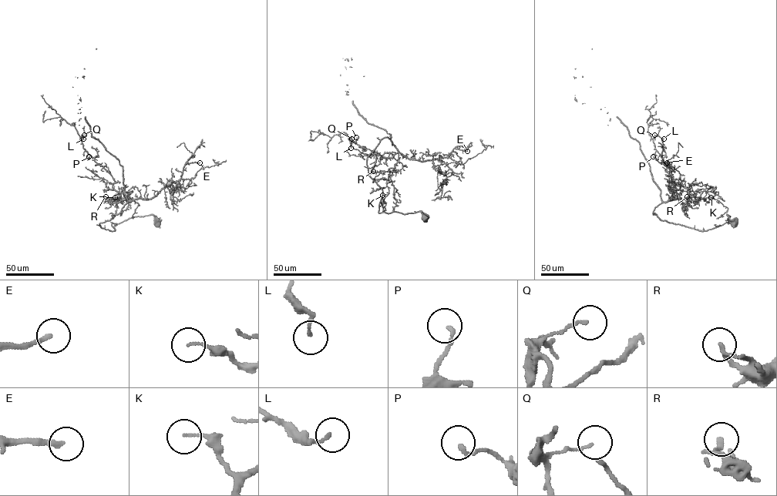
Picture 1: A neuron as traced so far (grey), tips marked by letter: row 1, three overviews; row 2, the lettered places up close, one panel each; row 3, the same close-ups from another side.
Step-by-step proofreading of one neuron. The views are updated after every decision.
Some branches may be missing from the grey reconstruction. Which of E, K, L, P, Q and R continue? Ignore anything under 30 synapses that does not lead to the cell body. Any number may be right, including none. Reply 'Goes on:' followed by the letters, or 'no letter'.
Goes on: E

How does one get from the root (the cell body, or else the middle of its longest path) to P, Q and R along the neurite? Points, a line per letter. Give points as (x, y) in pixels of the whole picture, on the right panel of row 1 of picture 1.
P: (734, 224), (727, 215), (728, 223), (699, 231), (654, 214), (673, 194), (674, 183), (660, 155), (653, 156)
Q: (734, 224), (727, 215), (728, 223), (699, 231), (653, 213), (673, 194), (674, 185), (654, 148), (654, 135)
R: (734, 224), (727, 215), (728, 223), (699, 231), (653, 213), (662, 202), (687, 202), (687, 196)

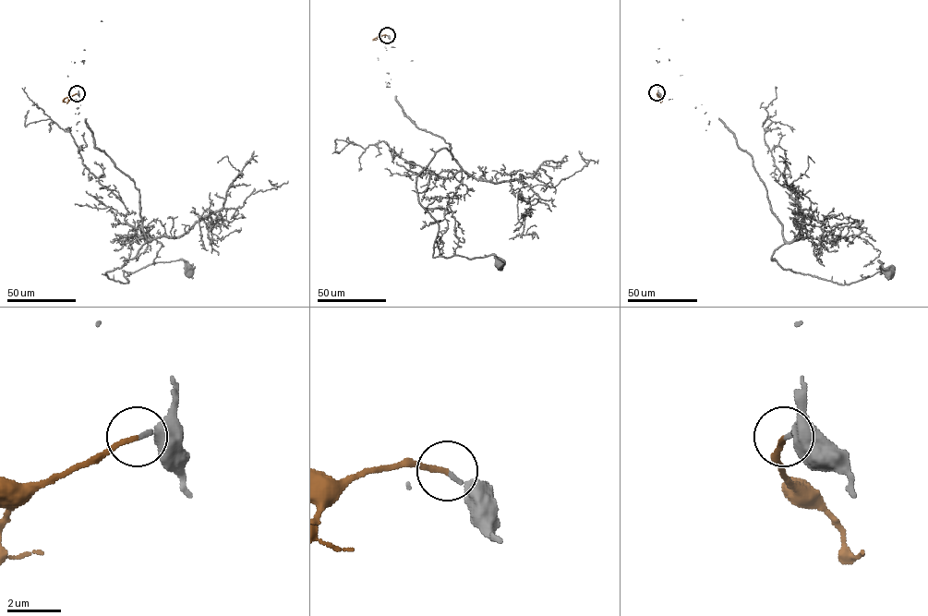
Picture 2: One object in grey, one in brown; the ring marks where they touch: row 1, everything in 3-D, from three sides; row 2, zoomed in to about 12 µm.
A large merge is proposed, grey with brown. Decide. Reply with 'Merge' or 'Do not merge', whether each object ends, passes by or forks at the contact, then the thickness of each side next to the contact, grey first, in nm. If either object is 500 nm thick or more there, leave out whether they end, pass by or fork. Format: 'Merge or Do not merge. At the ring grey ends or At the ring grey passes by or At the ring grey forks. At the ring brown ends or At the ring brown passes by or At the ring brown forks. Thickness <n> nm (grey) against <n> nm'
Merge. At the ring grey ends. At the ring brown ends. Thickness 160 nm (grey) against 170 nm

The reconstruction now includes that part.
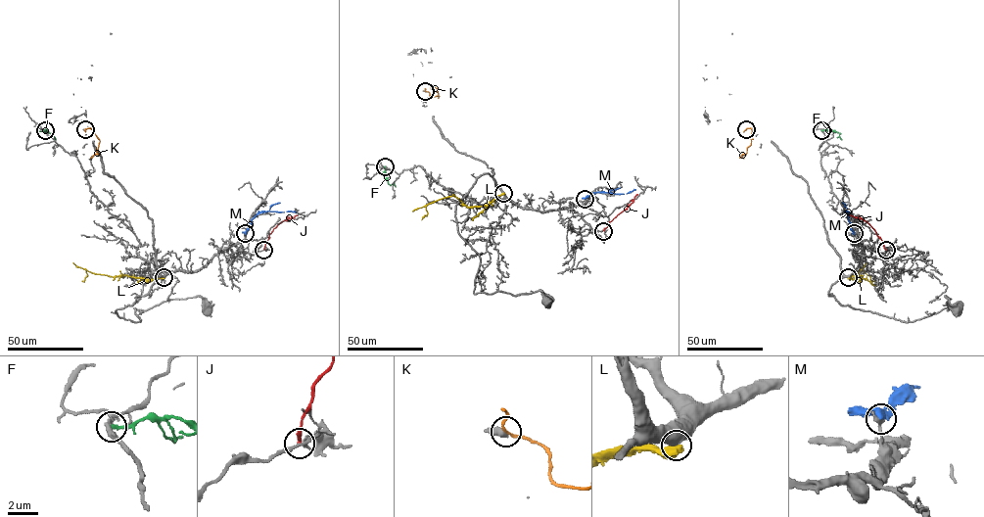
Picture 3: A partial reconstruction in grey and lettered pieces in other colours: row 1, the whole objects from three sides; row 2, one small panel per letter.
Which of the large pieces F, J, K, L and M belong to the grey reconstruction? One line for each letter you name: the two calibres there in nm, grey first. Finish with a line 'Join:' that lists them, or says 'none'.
Join: none

